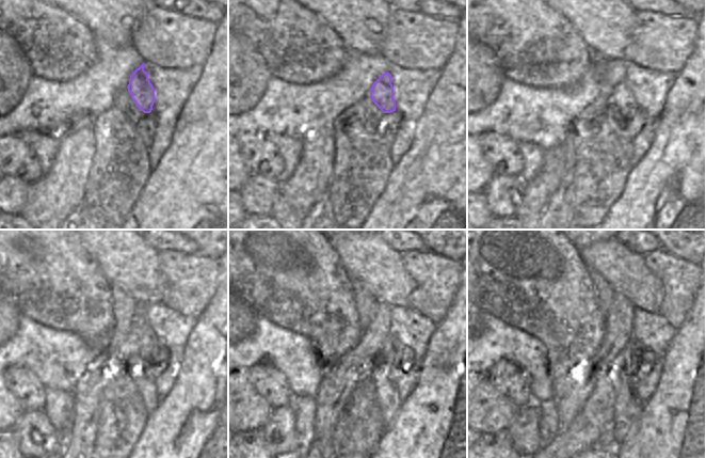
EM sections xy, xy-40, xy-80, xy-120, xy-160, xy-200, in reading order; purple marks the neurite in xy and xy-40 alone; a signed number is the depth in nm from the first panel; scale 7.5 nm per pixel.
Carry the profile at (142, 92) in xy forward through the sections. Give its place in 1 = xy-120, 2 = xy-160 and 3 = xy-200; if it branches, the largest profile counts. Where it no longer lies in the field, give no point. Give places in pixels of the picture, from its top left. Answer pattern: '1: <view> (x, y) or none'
1: xy-120 (149, 346)
2: xy-160 (391, 350)
3: xy-200 (631, 353)

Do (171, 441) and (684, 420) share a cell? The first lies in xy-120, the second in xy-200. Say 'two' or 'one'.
one

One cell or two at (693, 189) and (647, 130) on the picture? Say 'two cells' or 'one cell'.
two cells

